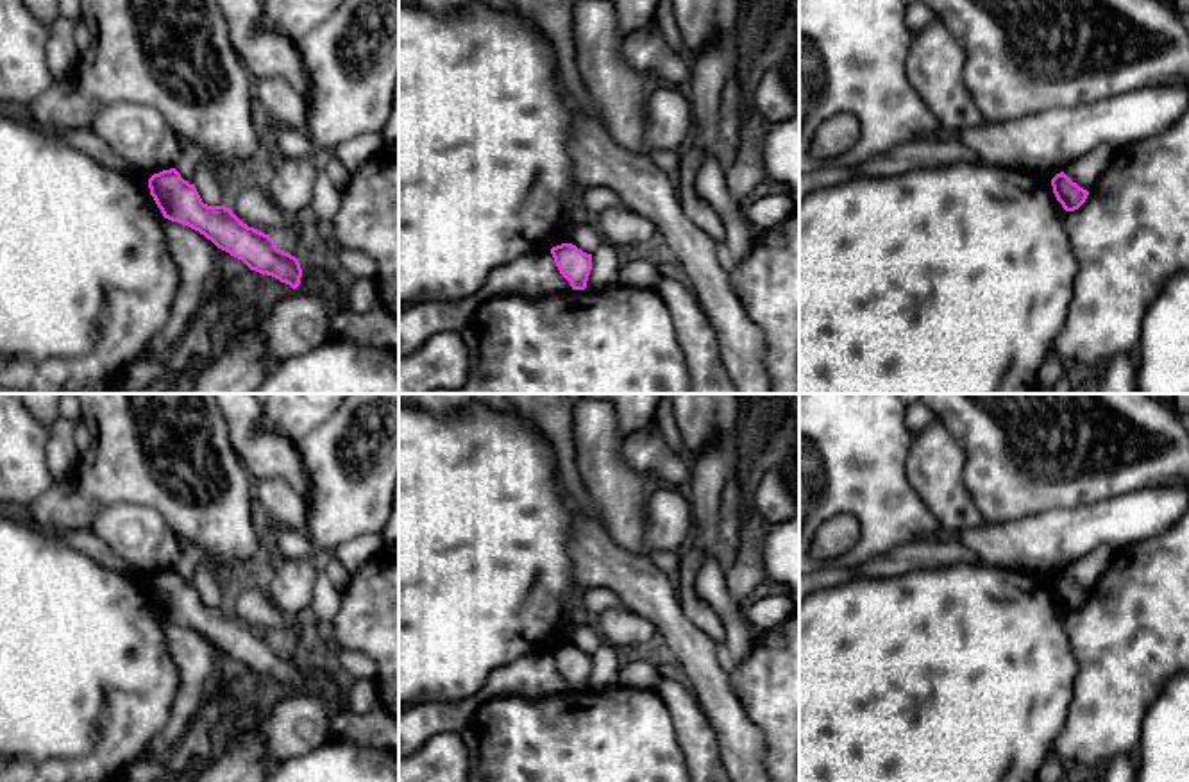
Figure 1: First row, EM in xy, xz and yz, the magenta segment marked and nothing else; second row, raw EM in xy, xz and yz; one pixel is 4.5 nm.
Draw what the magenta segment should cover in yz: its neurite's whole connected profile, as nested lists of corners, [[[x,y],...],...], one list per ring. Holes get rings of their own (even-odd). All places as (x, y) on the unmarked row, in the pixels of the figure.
[[[1064,573],[1057,574],[1051,580],[1053,594],[1066,612],[1078,610],[1089,592],[1073,583]]]

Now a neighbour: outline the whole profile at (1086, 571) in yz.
[[[1100,546],[1082,557],[1080,560],[1073,562],[1064,574],[1076,583],[1080,589],[1091,592],[1098,580],[1103,576],[1107,567],[1110,565],[1114,549],[1107,546]]]

